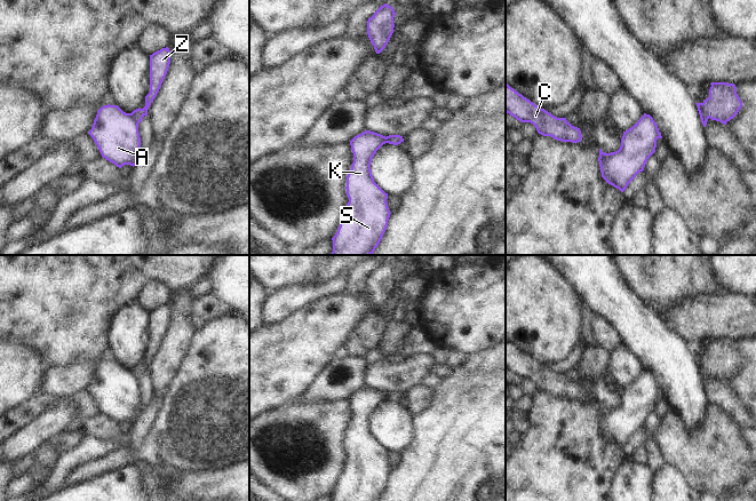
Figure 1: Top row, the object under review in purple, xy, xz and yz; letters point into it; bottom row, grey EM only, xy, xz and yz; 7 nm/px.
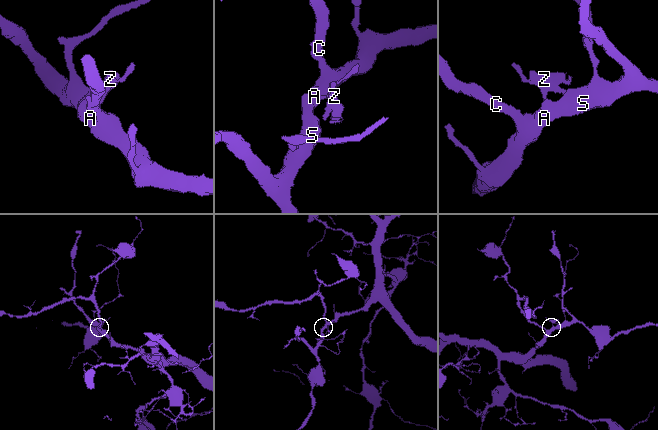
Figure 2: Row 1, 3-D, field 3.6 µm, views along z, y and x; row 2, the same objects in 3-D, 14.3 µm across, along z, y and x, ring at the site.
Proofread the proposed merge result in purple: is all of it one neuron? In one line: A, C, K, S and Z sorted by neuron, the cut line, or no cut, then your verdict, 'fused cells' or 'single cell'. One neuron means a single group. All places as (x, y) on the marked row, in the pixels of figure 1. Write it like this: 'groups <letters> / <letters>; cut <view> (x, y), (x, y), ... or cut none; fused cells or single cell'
groups A C K S / Z; cut xy (128, 113), (137, 125); fused cells

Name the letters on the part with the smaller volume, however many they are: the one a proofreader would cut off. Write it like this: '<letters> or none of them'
Z

